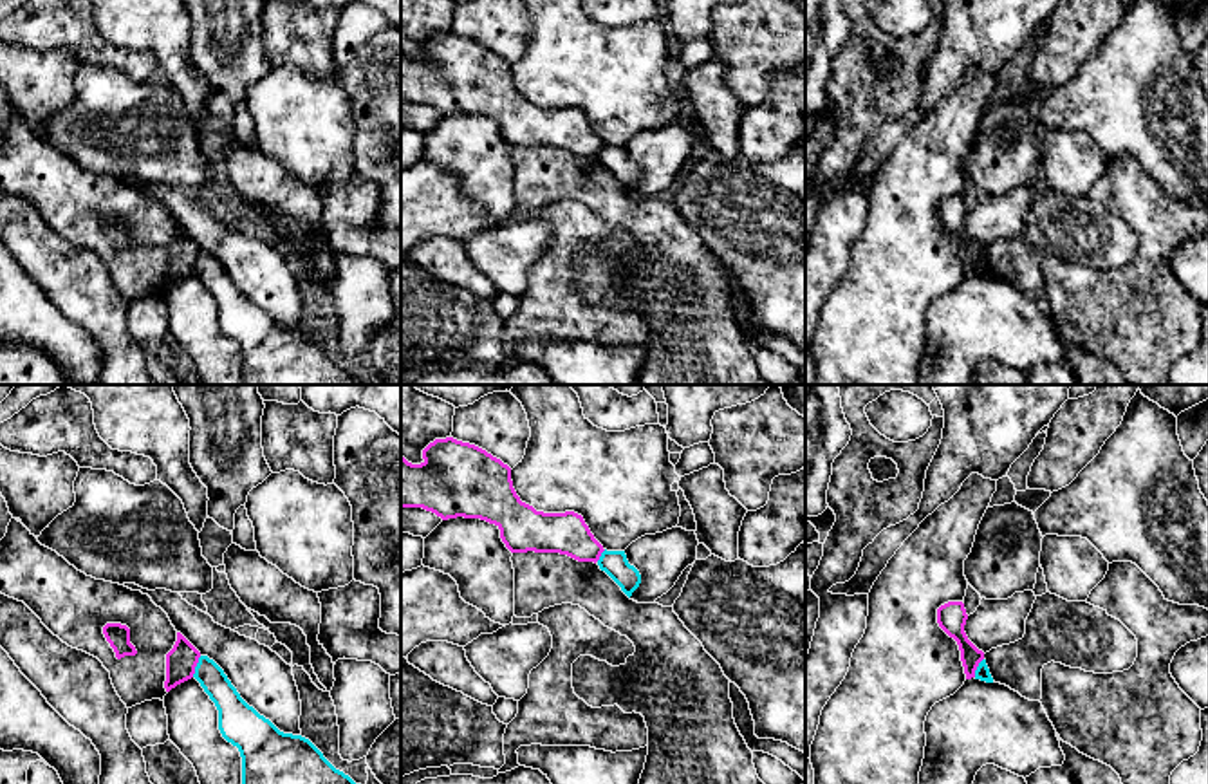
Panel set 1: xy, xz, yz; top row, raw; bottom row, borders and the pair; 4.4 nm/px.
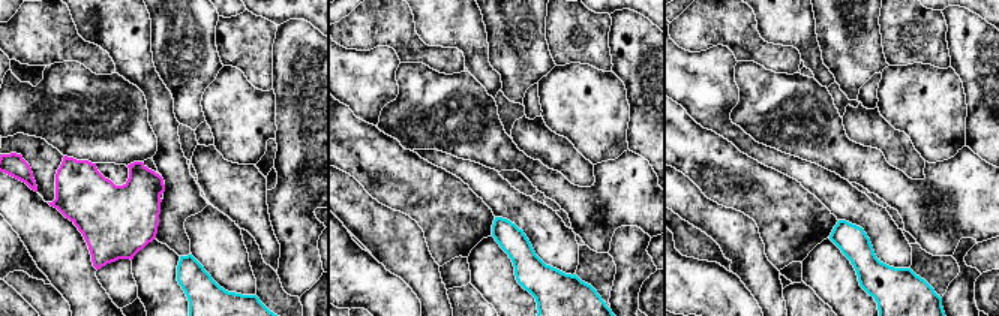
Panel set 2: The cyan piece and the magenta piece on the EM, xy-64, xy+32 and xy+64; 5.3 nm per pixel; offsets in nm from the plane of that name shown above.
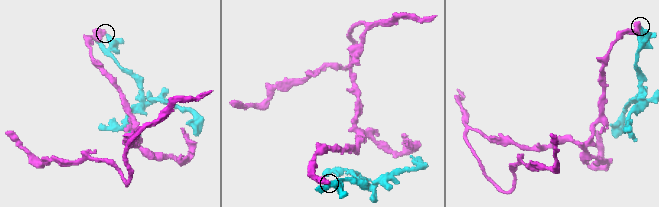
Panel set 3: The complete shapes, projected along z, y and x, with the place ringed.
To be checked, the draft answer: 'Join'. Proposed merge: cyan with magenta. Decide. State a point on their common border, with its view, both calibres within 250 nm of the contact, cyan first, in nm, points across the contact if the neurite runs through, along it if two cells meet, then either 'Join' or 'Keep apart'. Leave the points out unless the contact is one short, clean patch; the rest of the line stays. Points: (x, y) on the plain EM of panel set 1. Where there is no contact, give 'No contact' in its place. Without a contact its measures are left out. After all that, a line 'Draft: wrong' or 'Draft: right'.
Touches cyan at xy (195, 262). Thickness 130 nm (cyan) against 140 nm. Boundary: xy (201, 252), (192, 271). Keep apart
Draft: wrong

